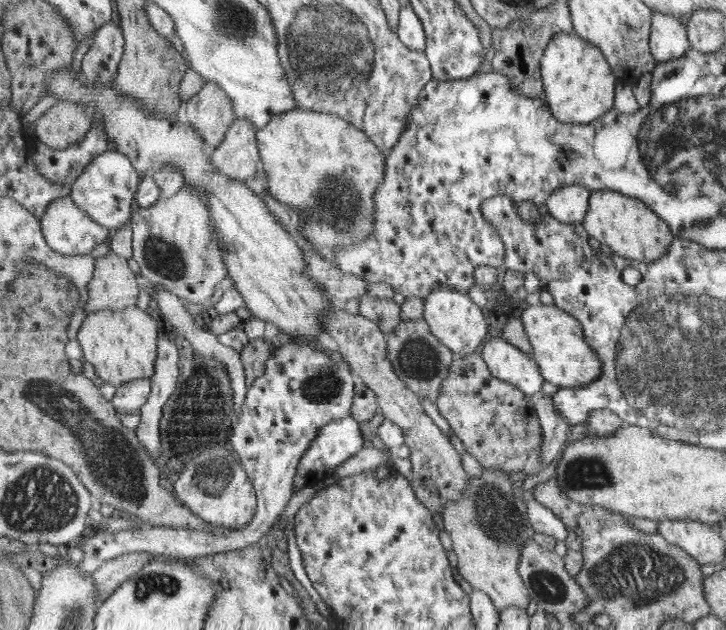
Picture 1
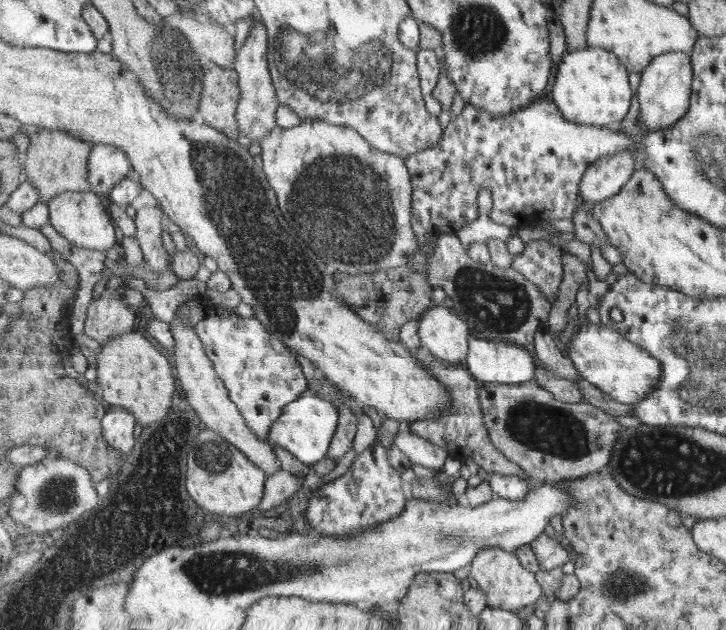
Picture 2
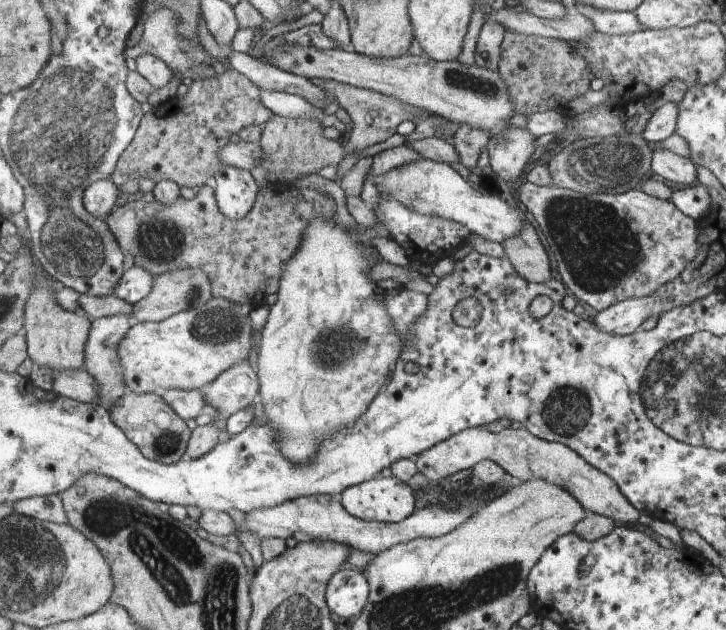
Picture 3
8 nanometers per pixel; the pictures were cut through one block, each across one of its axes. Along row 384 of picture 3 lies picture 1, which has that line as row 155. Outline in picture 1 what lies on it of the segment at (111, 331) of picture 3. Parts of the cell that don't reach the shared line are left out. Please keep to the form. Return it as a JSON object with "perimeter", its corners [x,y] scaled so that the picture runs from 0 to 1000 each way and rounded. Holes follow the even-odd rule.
{"perimeter":[[[146,238],[132,248],[99,295],[101,319],[150,365],[164,363],[182,349],[187,332],[186,310],[197,278],[183,265],[180,252],[161,238]]]}

